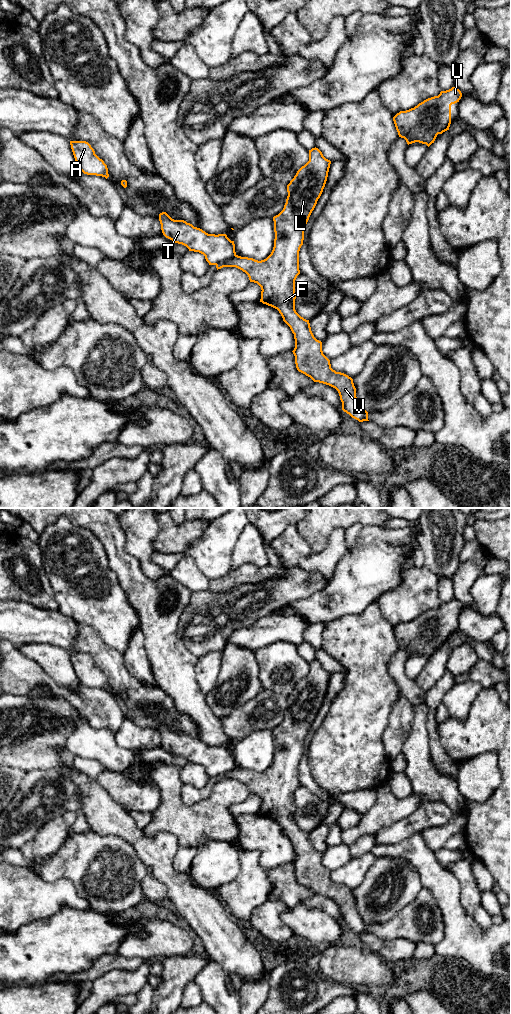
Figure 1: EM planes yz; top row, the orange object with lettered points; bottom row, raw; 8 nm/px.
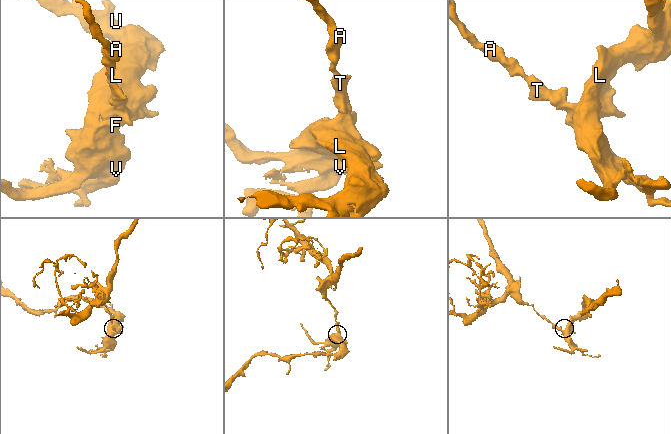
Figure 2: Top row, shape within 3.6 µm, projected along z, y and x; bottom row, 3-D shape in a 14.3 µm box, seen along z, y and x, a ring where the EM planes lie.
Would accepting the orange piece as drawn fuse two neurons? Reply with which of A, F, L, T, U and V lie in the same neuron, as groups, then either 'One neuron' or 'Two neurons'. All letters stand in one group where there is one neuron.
Groups: A T / F L U V. Two neurons

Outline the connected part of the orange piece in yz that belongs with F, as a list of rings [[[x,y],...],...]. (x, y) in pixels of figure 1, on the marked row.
[[[318,148],[309,150],[309,161],[302,166],[287,185],[288,196],[283,210],[273,217],[274,247],[271,254],[264,260],[234,256],[216,265],[217,270],[223,267],[236,267],[245,272],[250,282],[261,287],[260,302],[279,311],[283,321],[290,327],[295,339],[296,368],[299,372],[310,377],[314,382],[323,383],[335,388],[342,402],[342,410],[359,422],[369,421],[368,412],[360,405],[356,397],[353,379],[348,375],[336,372],[331,368],[330,360],[323,354],[322,342],[317,340],[310,327],[309,320],[301,317],[295,310],[295,280],[300,274],[299,251],[303,245],[304,230],[309,217],[325,187],[331,161],[326,159]]]

